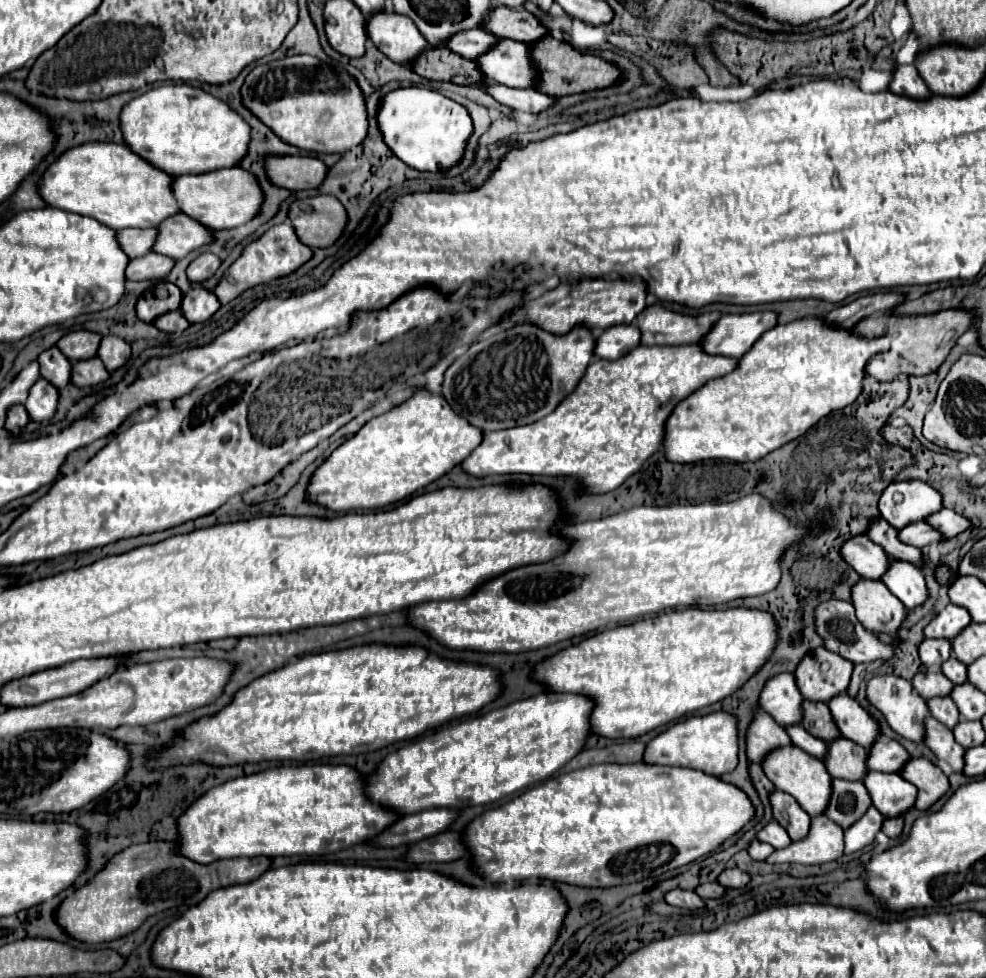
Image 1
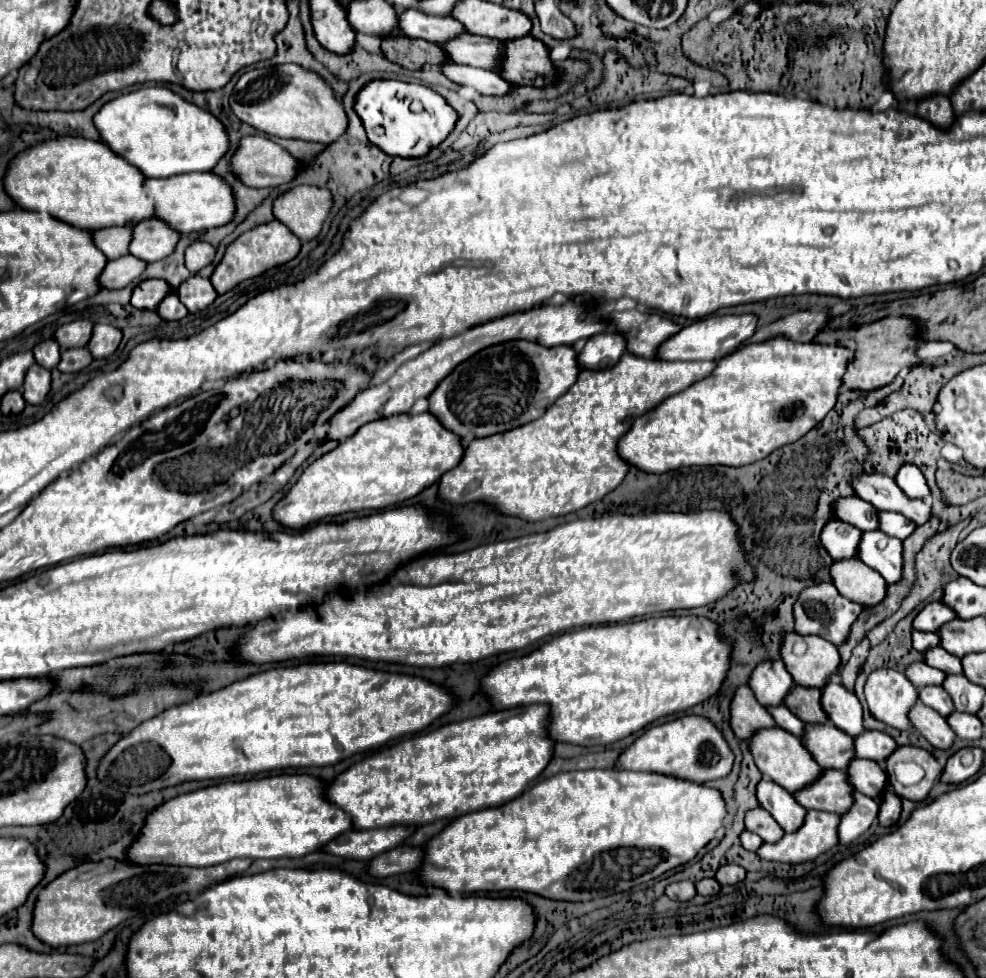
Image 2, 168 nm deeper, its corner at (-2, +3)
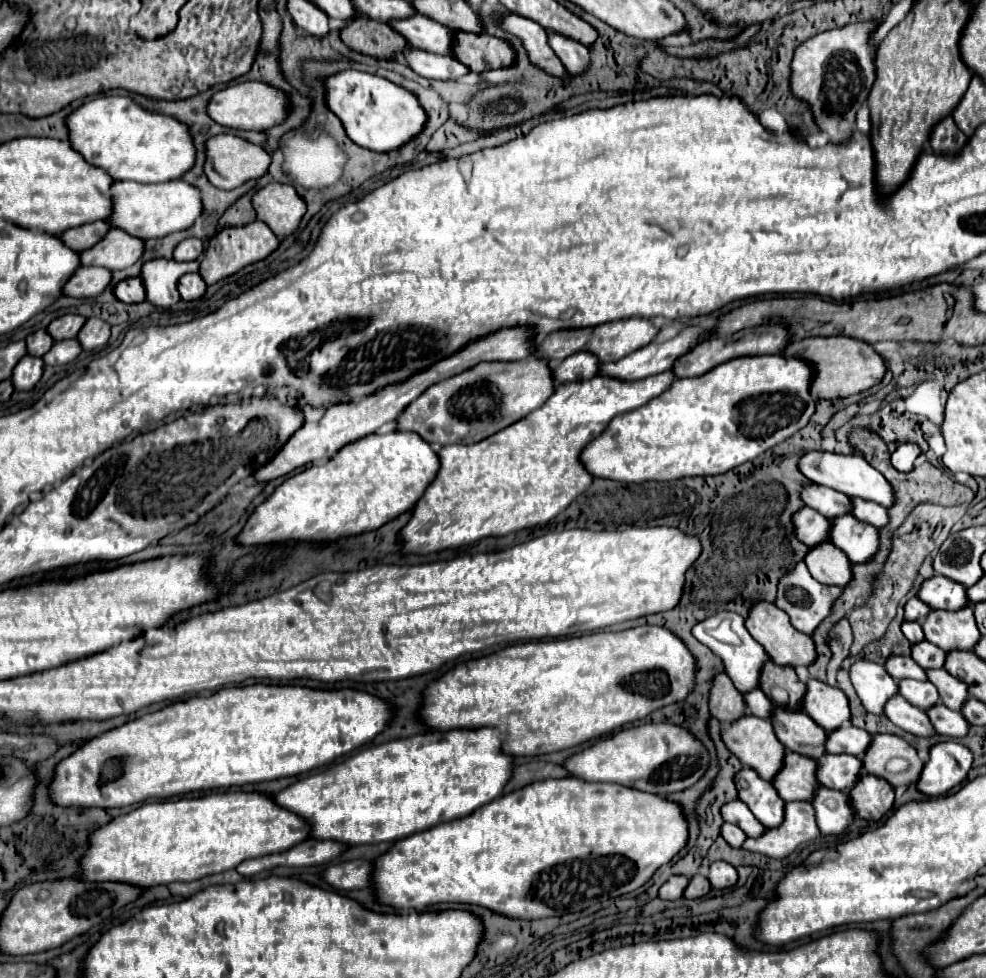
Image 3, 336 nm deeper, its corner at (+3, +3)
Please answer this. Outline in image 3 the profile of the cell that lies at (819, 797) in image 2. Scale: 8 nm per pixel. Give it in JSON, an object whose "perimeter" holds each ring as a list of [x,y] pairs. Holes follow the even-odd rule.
{"perimeter":[[[787,751],[787,765],[783,765],[783,773],[775,777],[773,785],[779,793],[779,797],[789,801],[813,801],[815,791],[821,787],[817,781],[817,761],[811,761],[809,757],[799,757],[799,753]]]}

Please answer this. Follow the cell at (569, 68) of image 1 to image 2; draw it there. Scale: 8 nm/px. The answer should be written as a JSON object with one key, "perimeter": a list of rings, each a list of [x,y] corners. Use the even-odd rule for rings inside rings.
{"perimeter":[[[532,35],[504,43],[498,75],[512,85],[544,87],[554,83],[554,67],[544,43]]]}

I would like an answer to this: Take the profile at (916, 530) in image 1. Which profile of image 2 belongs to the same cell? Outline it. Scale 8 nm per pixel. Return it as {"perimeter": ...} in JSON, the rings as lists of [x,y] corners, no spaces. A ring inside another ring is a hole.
{"perimeter":[[[878,511],[878,513],[880,513],[880,531],[888,533],[890,537],[906,539],[916,527],[914,521],[908,521],[900,513],[892,513],[892,511]]]}

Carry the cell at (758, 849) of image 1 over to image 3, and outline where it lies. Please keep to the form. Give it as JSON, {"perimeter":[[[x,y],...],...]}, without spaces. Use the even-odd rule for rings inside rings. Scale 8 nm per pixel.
{"perimeter":[[[723,823],[721,835],[723,835],[723,839],[725,839],[731,847],[741,847],[743,841],[747,839],[747,835],[745,835],[739,827],[735,827],[735,825],[731,825],[731,823]]]}

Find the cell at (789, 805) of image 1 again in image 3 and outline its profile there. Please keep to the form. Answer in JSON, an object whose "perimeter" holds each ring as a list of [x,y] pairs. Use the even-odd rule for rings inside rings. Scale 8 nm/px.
{"perimeter":[[[741,769],[735,777],[739,799],[751,807],[751,813],[765,827],[779,827],[785,819],[785,801],[777,795],[775,787],[763,781],[753,769]]]}

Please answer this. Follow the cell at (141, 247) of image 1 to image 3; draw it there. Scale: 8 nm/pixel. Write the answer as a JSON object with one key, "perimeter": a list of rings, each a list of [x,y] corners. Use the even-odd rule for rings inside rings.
{"perimeter":[[[95,221],[95,223],[87,223],[75,229],[67,229],[61,239],[65,241],[65,245],[69,245],[75,251],[85,251],[91,249],[93,245],[97,245],[109,231],[109,223],[107,221]]]}

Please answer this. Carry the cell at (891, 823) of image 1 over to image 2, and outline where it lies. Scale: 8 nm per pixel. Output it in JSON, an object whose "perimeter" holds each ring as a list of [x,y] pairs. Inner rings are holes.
{"perimeter":[[[884,789],[884,797],[880,799],[880,811],[878,811],[878,821],[882,827],[890,827],[898,821],[902,805],[900,805],[900,797],[896,793],[892,793],[890,789]]]}

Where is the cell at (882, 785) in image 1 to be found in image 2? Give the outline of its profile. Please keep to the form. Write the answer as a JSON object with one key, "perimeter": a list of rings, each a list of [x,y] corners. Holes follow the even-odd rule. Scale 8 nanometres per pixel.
{"perimeter":[[[852,759],[852,765],[848,765],[846,771],[848,771],[848,783],[856,791],[872,797],[874,801],[880,801],[882,791],[886,789],[888,783],[888,775],[876,761]]]}

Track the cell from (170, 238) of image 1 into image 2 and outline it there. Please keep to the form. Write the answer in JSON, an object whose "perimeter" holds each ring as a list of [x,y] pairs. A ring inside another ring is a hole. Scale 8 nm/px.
{"perimeter":[[[144,219],[132,227],[132,245],[128,253],[146,263],[160,261],[174,251],[178,239],[180,233],[172,231],[164,221]]]}

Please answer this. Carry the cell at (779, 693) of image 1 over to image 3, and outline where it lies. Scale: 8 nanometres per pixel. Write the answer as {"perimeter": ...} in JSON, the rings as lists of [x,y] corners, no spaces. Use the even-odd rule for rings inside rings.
{"perimeter":[[[719,612],[719,615],[709,617],[709,619],[701,621],[699,625],[695,625],[695,627],[693,627],[693,637],[699,639],[703,645],[707,645],[713,653],[717,653],[717,655],[723,659],[723,663],[725,663],[725,673],[731,677],[731,681],[733,681],[733,685],[739,689],[739,693],[745,695],[745,693],[749,693],[749,691],[753,691],[753,689],[759,687],[761,669],[763,669],[763,665],[767,663],[769,655],[767,655],[765,649],[763,649],[763,647],[761,647],[761,645],[751,637],[751,635],[749,635],[749,631],[745,629],[745,621],[743,621],[743,617],[739,617],[739,615],[735,615],[733,612]],[[723,619],[729,619],[729,621],[731,621],[731,629],[733,629],[733,633],[741,639],[739,645],[729,645],[729,643],[717,641],[715,637],[709,635],[709,629],[715,629],[717,625],[721,625]]]}

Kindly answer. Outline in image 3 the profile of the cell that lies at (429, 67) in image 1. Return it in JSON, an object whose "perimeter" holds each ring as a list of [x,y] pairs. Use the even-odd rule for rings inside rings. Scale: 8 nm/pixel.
{"perimeter":[[[355,17],[355,21],[349,21],[341,31],[341,39],[349,49],[377,59],[393,59],[393,55],[399,55],[409,47],[405,37],[391,29],[391,25],[367,17]]]}

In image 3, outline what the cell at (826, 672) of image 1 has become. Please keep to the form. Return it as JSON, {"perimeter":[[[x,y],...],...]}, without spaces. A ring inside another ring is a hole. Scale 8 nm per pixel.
{"perimeter":[[[759,603],[755,605],[755,609],[751,609],[747,621],[745,621],[745,627],[747,631],[751,633],[751,637],[755,641],[759,641],[765,651],[769,653],[771,661],[775,665],[781,665],[781,667],[797,667],[797,665],[813,665],[815,659],[817,659],[817,649],[815,649],[815,641],[805,635],[805,633],[799,633],[795,631],[795,627],[789,623],[789,617],[787,613],[783,613],[779,607],[775,607],[773,603]]]}

